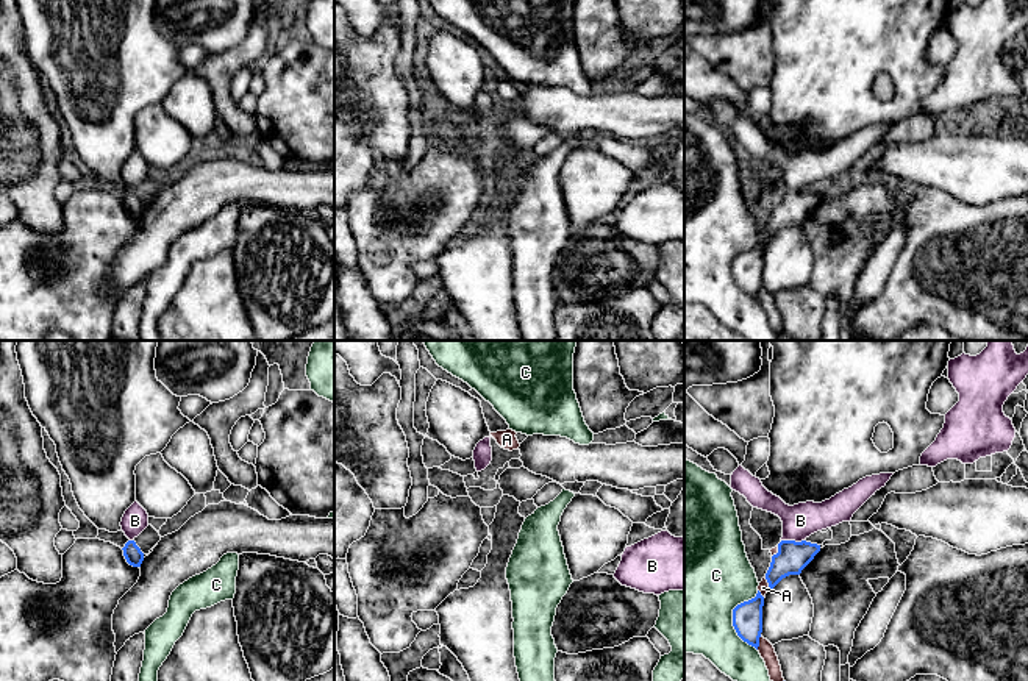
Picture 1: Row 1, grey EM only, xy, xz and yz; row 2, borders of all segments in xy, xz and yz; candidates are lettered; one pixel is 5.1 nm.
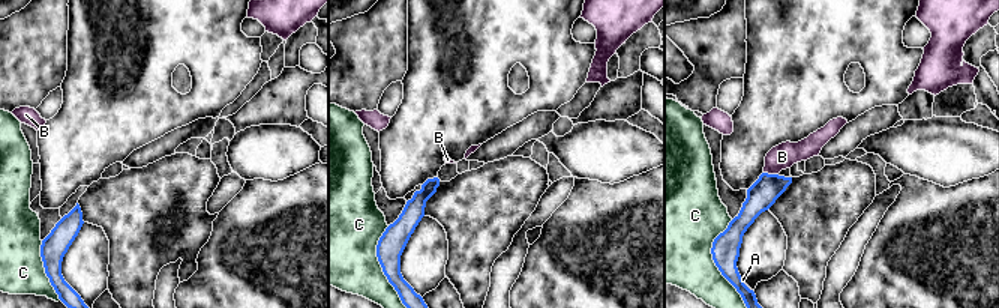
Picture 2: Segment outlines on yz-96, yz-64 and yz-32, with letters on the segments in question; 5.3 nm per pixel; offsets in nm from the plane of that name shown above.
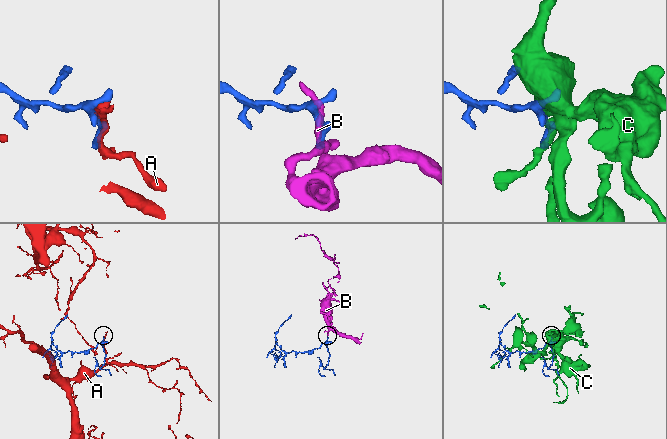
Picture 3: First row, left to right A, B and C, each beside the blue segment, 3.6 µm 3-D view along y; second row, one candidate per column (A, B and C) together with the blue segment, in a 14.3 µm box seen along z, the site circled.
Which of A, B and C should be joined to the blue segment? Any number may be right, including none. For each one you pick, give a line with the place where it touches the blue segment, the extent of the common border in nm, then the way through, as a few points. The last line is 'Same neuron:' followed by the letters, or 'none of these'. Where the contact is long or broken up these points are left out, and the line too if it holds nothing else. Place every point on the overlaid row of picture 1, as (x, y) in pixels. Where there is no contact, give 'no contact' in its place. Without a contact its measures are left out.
B: meets blue in yz at (792, 541); contact 120 nm long; runs through yz (792, 556), (792, 541), (800, 520)
Same neuron: B

